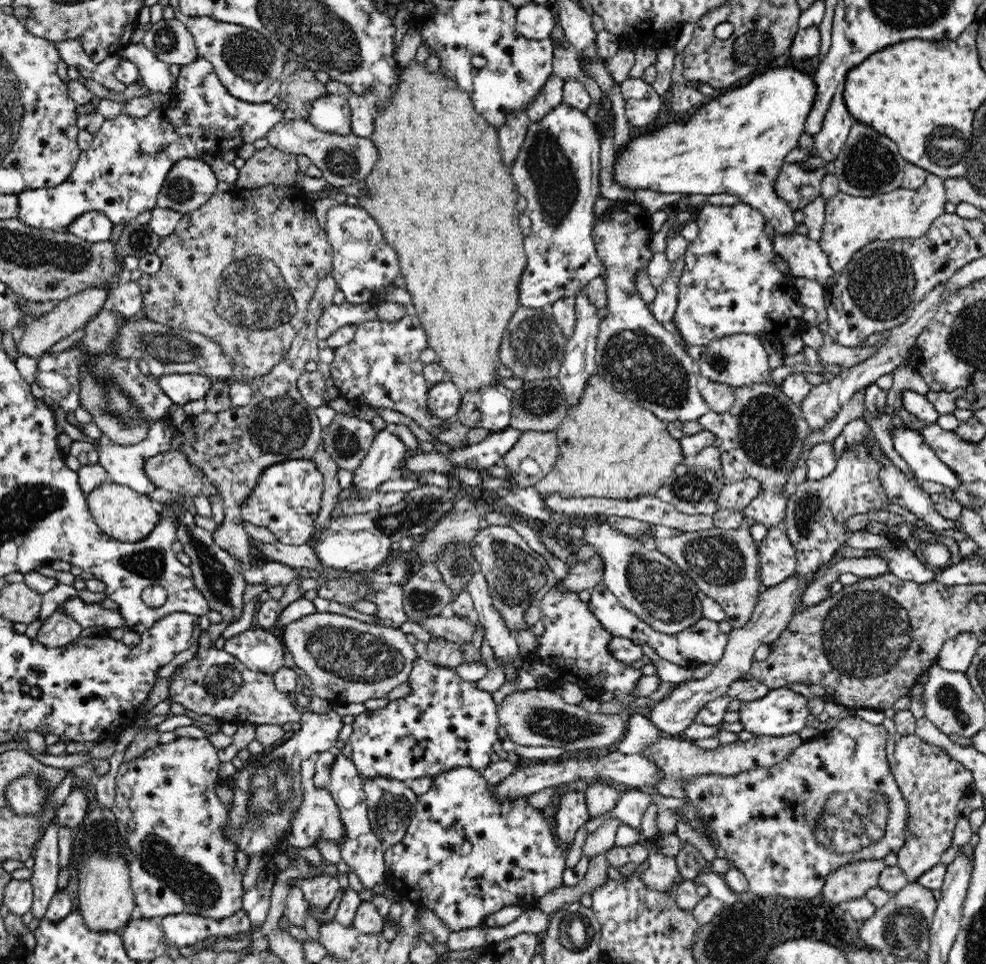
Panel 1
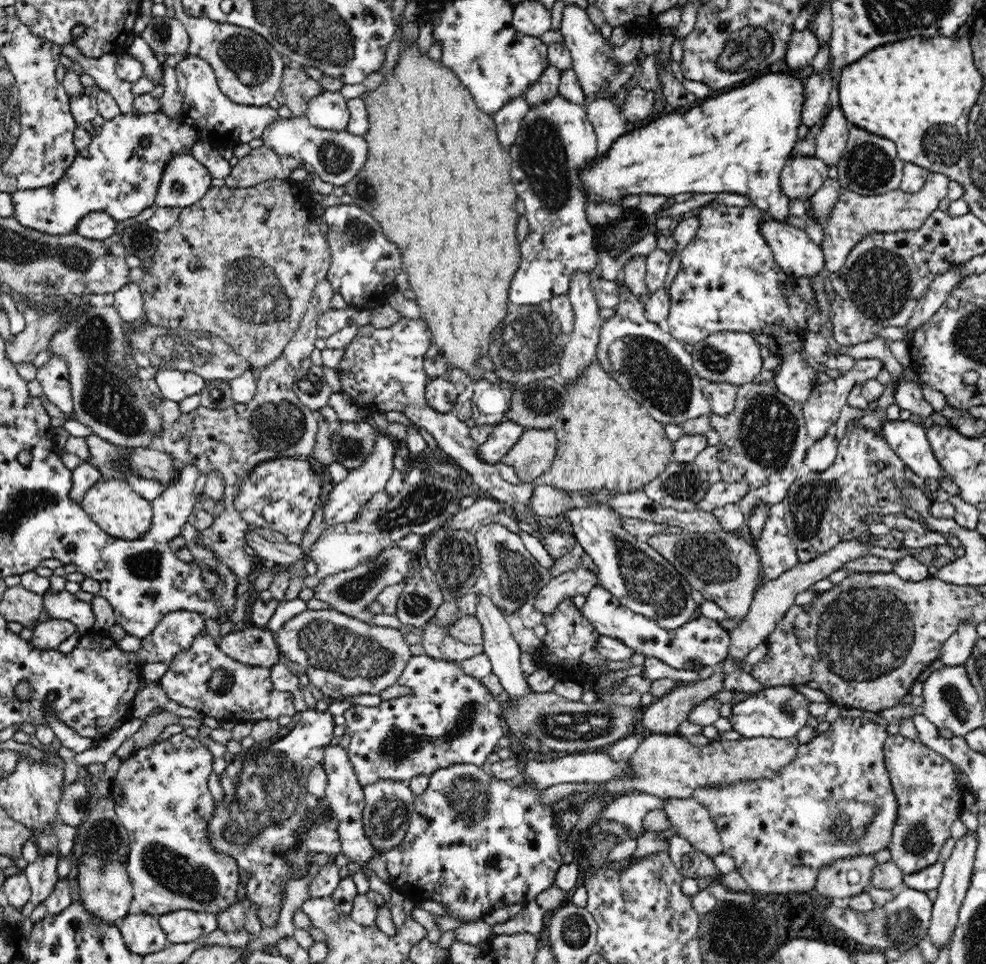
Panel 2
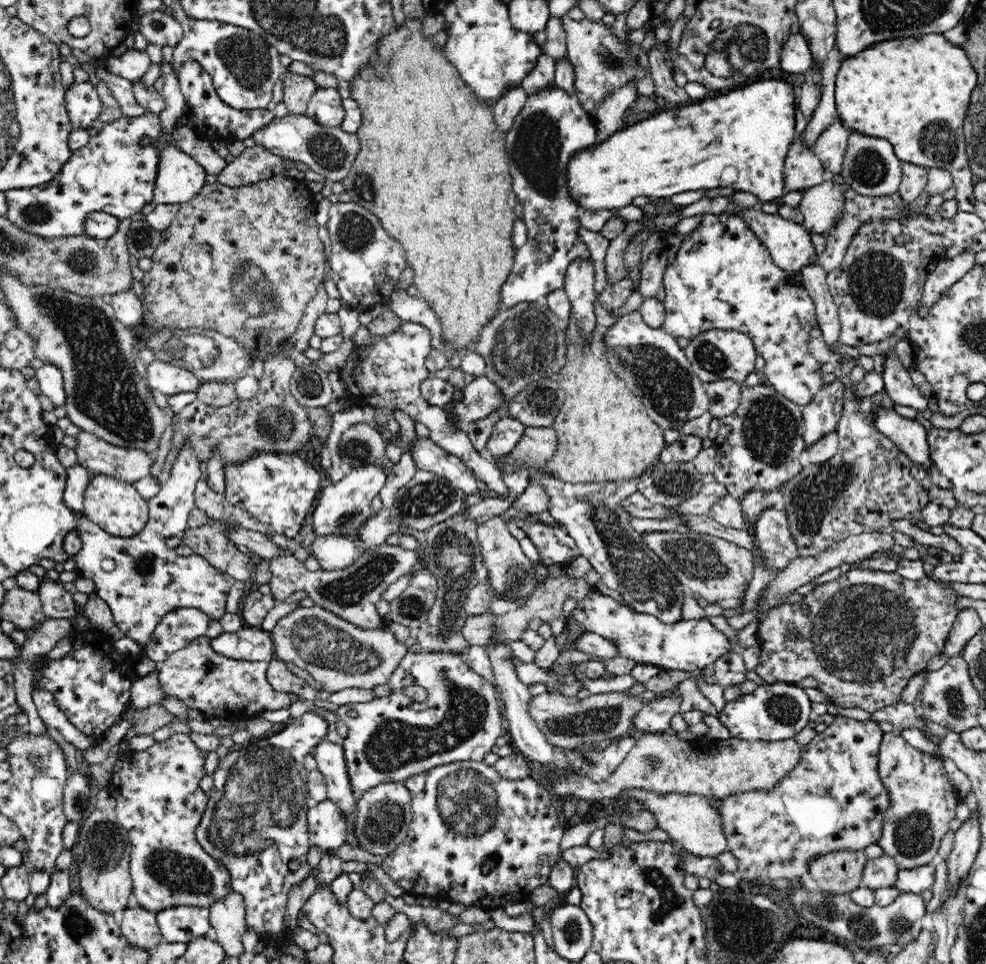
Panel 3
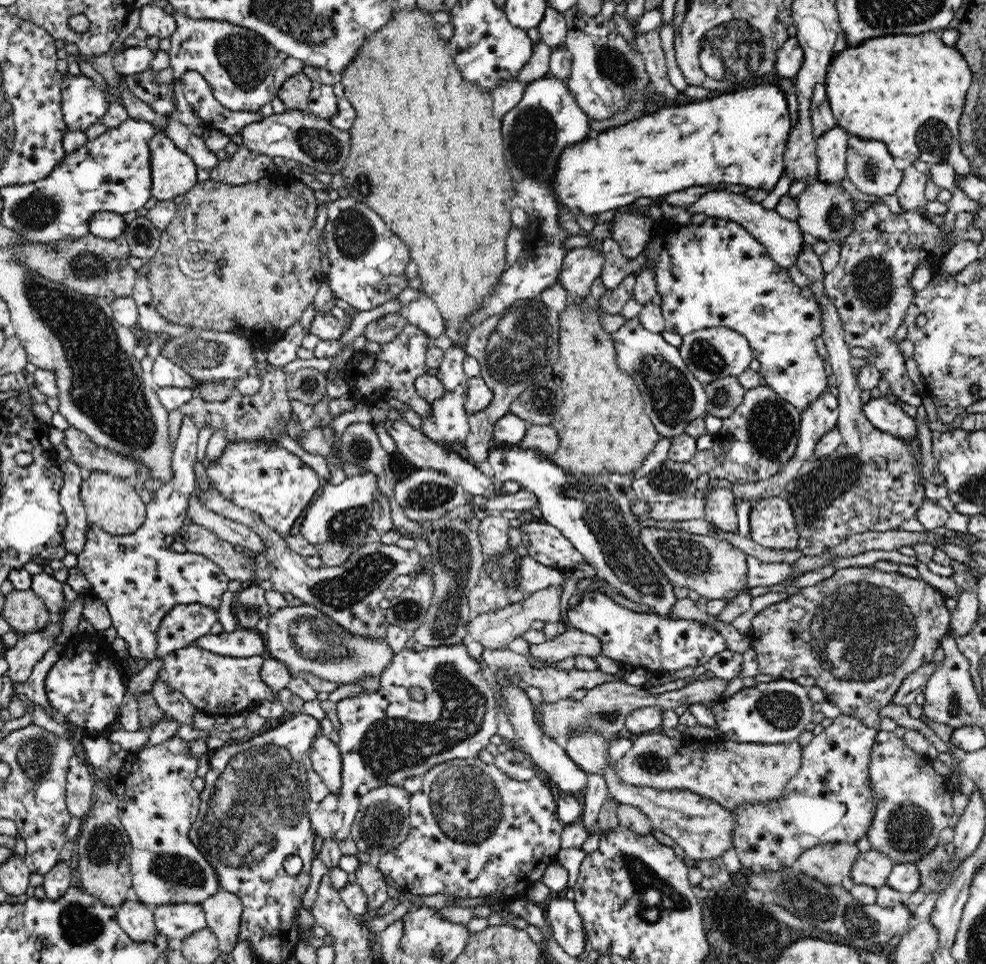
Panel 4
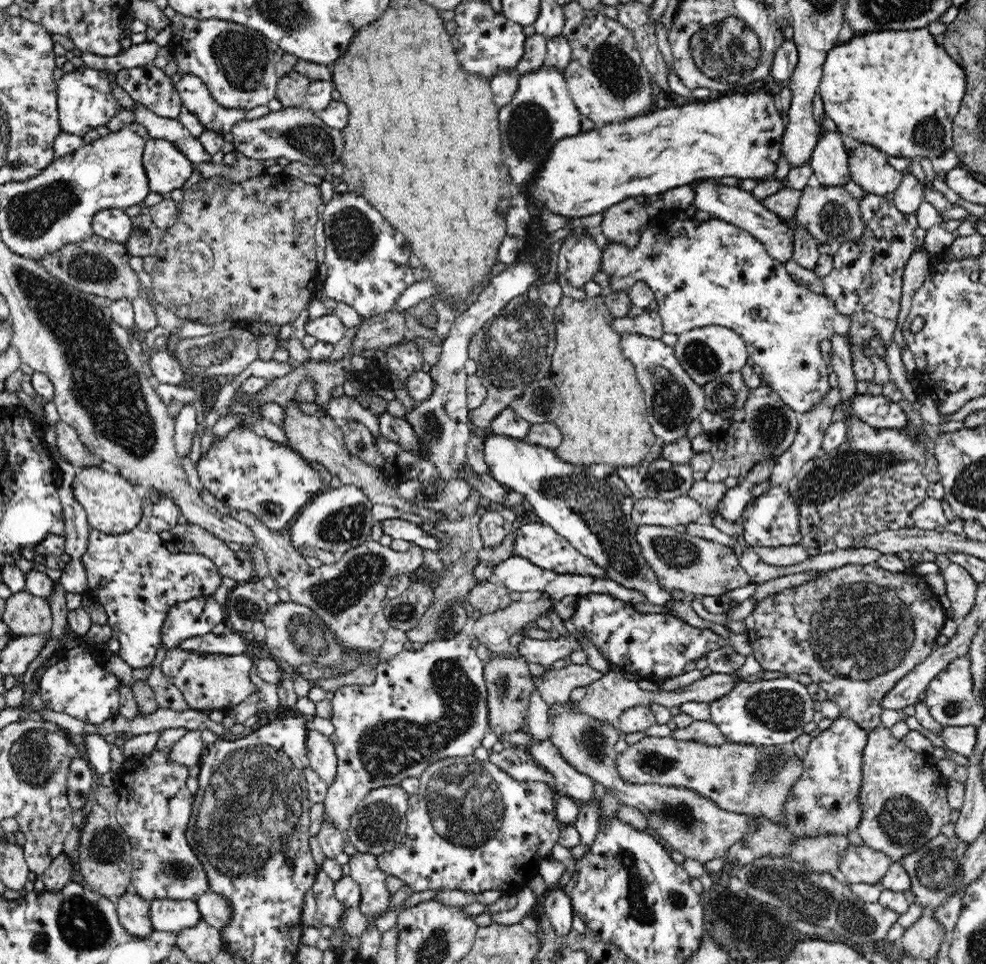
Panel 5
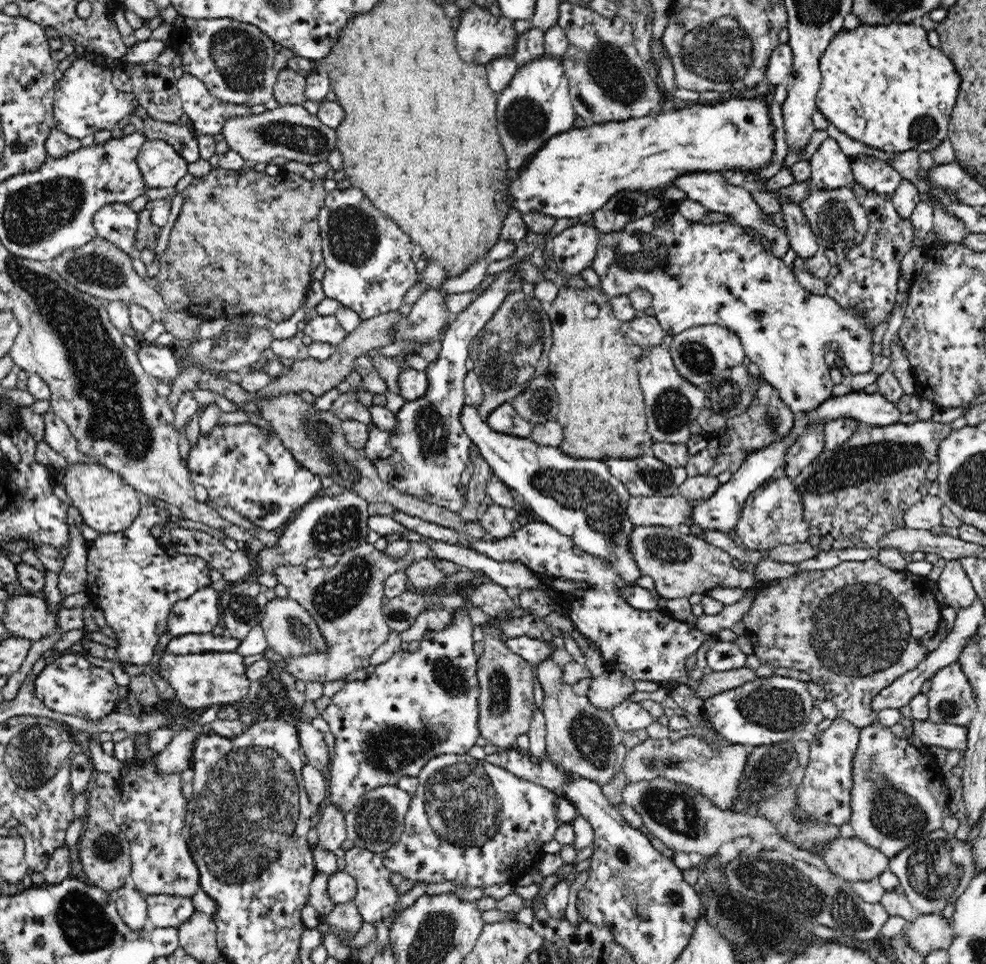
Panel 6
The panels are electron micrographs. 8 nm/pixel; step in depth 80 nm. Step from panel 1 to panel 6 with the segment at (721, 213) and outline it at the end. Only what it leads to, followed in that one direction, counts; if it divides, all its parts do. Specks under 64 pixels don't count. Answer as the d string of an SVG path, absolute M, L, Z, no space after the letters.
M668 205L628 222L623 229L599 233L591 269L600 277L600 289L609 298L629 295L637 289L651 293L655 317L672 337L693 326L718 325L733 330L740 338L745 356L758 365L766 383L778 389L782 400L795 412L814 410L831 397L833 383L830 367L824 361L826 344L834 342L842 349L845 366L852 374L873 368L872 332L868 319L856 309L840 306L833 298L816 295L804 289L793 271L781 258L767 254L762 243L753 239L732 222L705 225L682 216L678 208Z

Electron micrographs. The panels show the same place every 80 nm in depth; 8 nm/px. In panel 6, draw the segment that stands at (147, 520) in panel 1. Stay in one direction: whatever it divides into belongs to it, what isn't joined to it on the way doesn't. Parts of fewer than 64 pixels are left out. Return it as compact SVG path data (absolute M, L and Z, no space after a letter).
M68 463L63 468L62 480L67 496L81 514L85 524L100 533L119 533L126 530L138 516L140 502L138 492L123 478L104 465L88 463Z

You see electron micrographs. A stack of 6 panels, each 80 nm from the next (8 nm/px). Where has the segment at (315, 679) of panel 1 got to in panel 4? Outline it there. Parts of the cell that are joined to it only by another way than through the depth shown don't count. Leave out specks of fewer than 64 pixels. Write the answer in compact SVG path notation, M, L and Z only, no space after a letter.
M309 605L286 606L286 608L276 610L274 614L268 616L267 631L263 635L267 655L285 663L290 675L297 677L299 672L307 670L312 675L316 675L326 681L334 682L339 686L356 684L356 682L369 677L380 678L382 671L392 662L393 656L395 655L392 653L385 638L372 640L367 636L354 636L352 633L346 633L332 619L328 619L326 614Z

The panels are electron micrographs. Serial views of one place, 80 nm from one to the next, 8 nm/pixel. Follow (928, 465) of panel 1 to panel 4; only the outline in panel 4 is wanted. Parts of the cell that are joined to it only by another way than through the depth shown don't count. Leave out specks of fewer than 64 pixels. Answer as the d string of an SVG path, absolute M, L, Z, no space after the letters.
M886 397L871 398L861 405L864 416L878 430L892 433L902 441L917 438L916 421L914 417L902 411L902 407L888 401Z

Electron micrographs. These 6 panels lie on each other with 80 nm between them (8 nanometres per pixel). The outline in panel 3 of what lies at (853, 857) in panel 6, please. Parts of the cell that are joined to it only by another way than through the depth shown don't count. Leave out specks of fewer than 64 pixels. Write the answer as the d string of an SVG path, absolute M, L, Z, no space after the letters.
M886 854L878 858L867 858L862 869L863 886L873 891L877 888L894 887L898 869L896 861Z

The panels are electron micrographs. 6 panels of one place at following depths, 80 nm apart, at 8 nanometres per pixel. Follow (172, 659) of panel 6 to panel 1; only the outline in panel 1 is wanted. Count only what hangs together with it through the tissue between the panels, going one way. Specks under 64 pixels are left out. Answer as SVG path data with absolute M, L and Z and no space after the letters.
M202 631L197 638L199 647L193 658L180 665L170 676L170 698L172 702L182 704L184 708L192 710L204 718L212 718L223 722L240 724L276 724L282 726L286 722L299 722L303 715L303 708L294 706L288 693L278 691L273 682L273 676L255 670L250 670L238 658L228 654L224 649L217 649L210 645L210 634Z

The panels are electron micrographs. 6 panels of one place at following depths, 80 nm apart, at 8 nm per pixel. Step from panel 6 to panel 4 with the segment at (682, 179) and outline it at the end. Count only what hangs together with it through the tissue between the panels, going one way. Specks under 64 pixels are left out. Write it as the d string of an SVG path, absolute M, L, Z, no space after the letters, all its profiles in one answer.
M723 189L712 190L704 194L697 202L694 202L688 212L692 215L702 213L709 217L725 218L737 222L766 247L767 253L776 264L785 269L796 265L795 262L803 249L803 244L810 241L810 238L806 237L804 232L800 230L797 221L782 218L774 210L766 210L761 203L751 202L750 198L747 198L744 193L734 194L734 192L726 192Z

